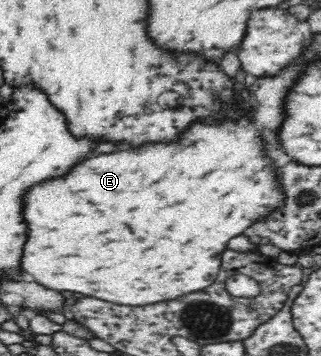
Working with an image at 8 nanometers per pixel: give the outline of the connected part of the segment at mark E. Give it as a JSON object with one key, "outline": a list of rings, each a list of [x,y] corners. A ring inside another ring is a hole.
{"outline":[[[295,64],[277,76],[257,78],[247,88],[255,96],[255,106],[245,110],[237,120],[193,122],[193,128],[185,130],[177,142],[143,144],[131,150],[101,154],[75,166],[65,178],[33,186],[25,198],[29,238],[21,260],[23,272],[51,290],[81,292],[127,306],[173,300],[181,294],[211,286],[217,278],[225,244],[257,220],[284,207],[284,190],[277,182],[267,148],[263,148],[269,146],[263,130],[279,132],[285,96],[303,70],[305,64]]]}

